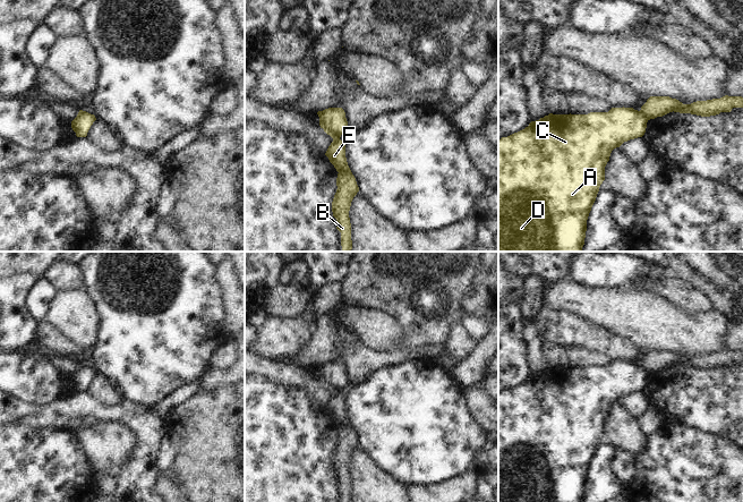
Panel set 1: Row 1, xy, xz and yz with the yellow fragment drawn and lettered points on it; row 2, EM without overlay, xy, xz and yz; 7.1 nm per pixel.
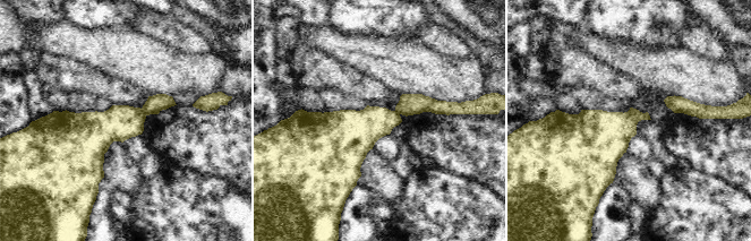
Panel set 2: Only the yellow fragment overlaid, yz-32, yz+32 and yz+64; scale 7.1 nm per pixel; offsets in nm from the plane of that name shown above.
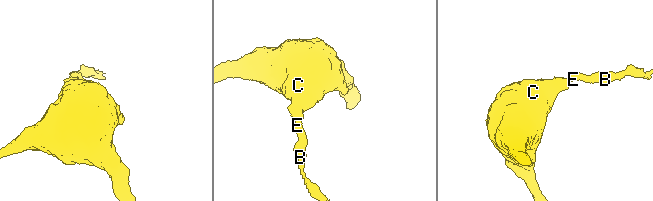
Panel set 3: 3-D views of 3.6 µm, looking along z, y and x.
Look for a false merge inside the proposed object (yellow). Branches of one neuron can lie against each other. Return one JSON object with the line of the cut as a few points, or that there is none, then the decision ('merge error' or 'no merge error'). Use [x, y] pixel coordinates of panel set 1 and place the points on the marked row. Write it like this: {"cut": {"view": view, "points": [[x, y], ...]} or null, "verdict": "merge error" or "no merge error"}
{"cut": {"view": "yz", "points": [[639, 111], [648, 119]]}, "verdict": "merge error"}

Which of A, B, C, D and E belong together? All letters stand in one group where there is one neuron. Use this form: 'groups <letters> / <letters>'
groups A C D / B E

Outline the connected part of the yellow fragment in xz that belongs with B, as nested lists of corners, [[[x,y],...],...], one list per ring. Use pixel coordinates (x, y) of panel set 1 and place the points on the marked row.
[[[333,141],[325,155],[339,172],[336,178],[338,189],[332,202],[332,212],[338,221],[336,229],[341,232],[342,252],[351,252],[352,240],[349,211],[353,197],[359,192],[359,187],[347,162],[345,141]]]

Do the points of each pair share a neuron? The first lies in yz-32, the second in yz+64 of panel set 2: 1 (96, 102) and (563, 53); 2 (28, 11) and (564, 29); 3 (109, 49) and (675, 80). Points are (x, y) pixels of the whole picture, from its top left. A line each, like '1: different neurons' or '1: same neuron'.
1: different neurons
2: different neurons
3: same neuron

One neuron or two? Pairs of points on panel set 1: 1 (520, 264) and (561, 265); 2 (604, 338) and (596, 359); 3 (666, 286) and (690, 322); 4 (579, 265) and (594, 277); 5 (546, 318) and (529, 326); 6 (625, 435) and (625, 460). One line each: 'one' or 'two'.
1: one
2: two
3: two
4: one
5: two
6: two

